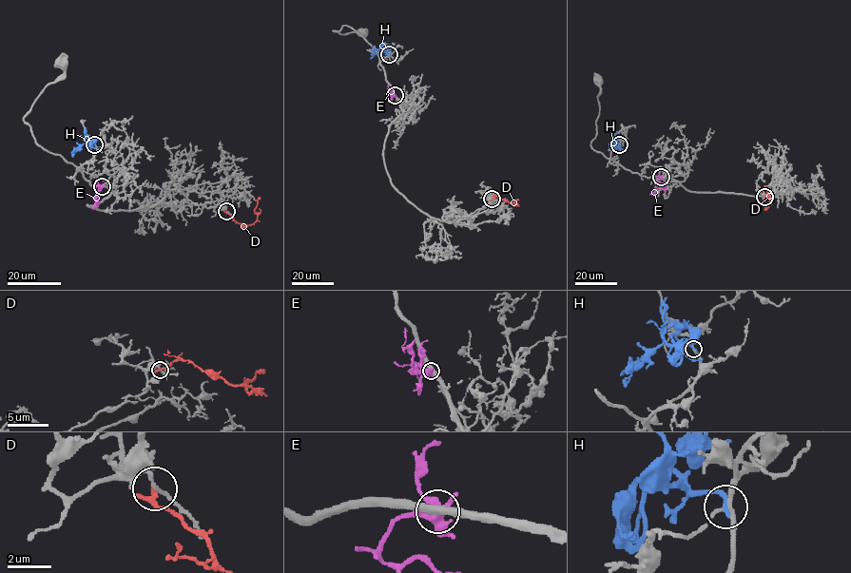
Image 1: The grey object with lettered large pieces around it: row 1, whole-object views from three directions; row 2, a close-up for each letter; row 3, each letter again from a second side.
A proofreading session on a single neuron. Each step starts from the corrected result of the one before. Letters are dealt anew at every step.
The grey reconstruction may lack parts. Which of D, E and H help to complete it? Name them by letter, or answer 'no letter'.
no letter

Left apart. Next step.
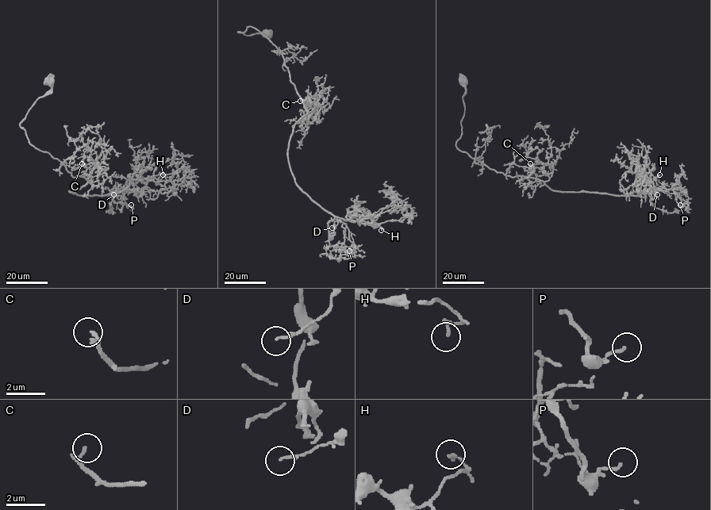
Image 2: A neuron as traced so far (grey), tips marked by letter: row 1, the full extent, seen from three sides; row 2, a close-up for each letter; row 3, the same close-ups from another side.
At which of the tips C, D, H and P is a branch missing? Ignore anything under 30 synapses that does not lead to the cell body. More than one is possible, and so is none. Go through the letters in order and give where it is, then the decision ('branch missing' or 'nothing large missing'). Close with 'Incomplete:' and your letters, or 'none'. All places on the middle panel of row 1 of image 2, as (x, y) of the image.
C: at (300, 101); branch missing
D: at (332, 228); nothing large missing
H: at (381, 230); nothing large missing
P: at (349, 251); nothing large missing
Incomplete: C

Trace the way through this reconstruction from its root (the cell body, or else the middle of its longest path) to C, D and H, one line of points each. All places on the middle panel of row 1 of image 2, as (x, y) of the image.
C: (267, 33), (238, 32), (253, 27), (280, 51), (307, 120), (307, 107), (300, 101)
D: (267, 33), (238, 32), (255, 28), (282, 55), (307, 112), (290, 141), (290, 168), (340, 218), (332, 228)
H: (267, 33), (238, 32), (253, 27), (280, 51), (307, 112), (289, 143), (294, 182), (333, 215), (381, 230)

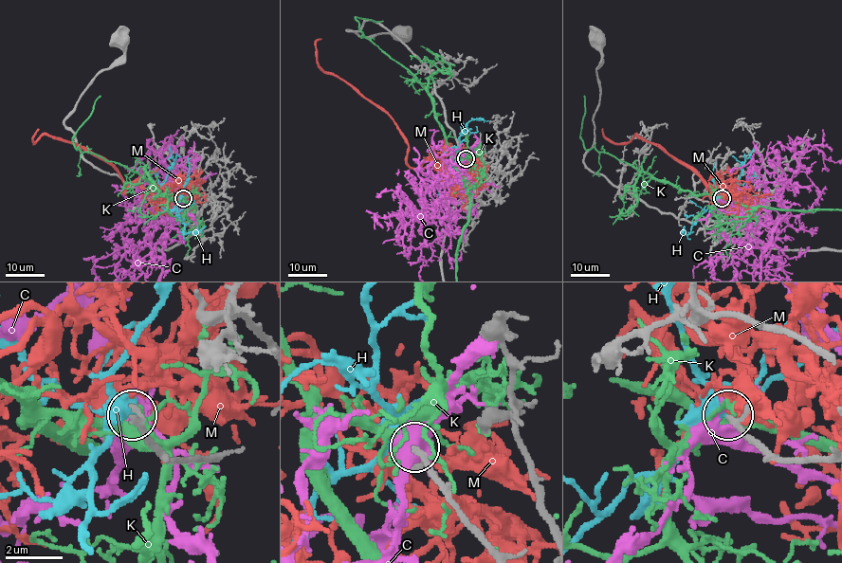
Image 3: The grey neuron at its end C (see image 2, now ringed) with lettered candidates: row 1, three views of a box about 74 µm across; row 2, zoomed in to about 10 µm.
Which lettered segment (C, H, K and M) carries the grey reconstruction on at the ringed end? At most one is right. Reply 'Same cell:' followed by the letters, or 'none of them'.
Same cell: H

